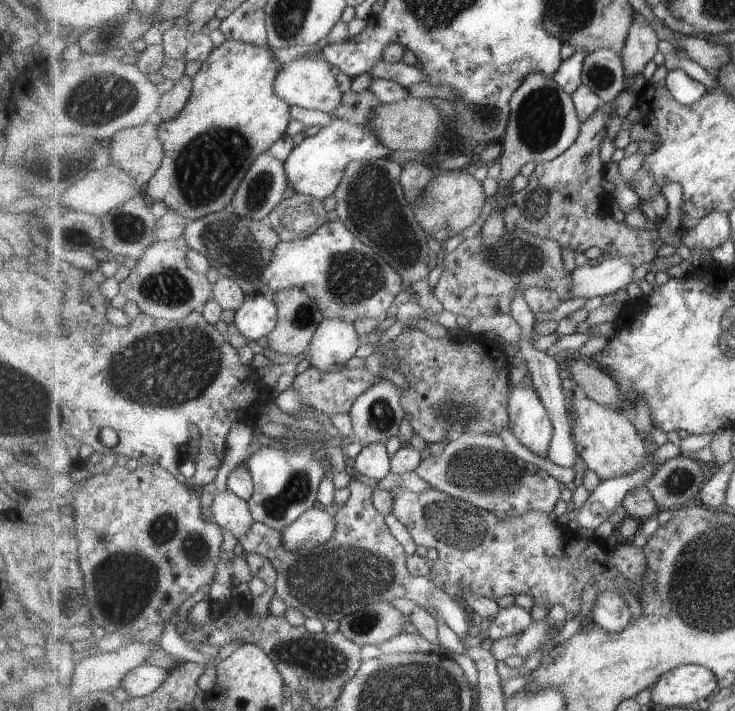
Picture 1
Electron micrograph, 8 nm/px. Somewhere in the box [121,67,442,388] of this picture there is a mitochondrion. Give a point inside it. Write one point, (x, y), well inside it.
(204, 170)

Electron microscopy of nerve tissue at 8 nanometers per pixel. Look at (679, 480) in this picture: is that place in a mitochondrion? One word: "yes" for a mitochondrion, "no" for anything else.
yes

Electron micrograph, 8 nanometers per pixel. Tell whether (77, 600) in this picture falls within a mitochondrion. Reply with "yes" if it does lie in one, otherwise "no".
yes

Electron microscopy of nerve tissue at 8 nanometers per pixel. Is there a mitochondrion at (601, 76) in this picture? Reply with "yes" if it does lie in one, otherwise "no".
yes

